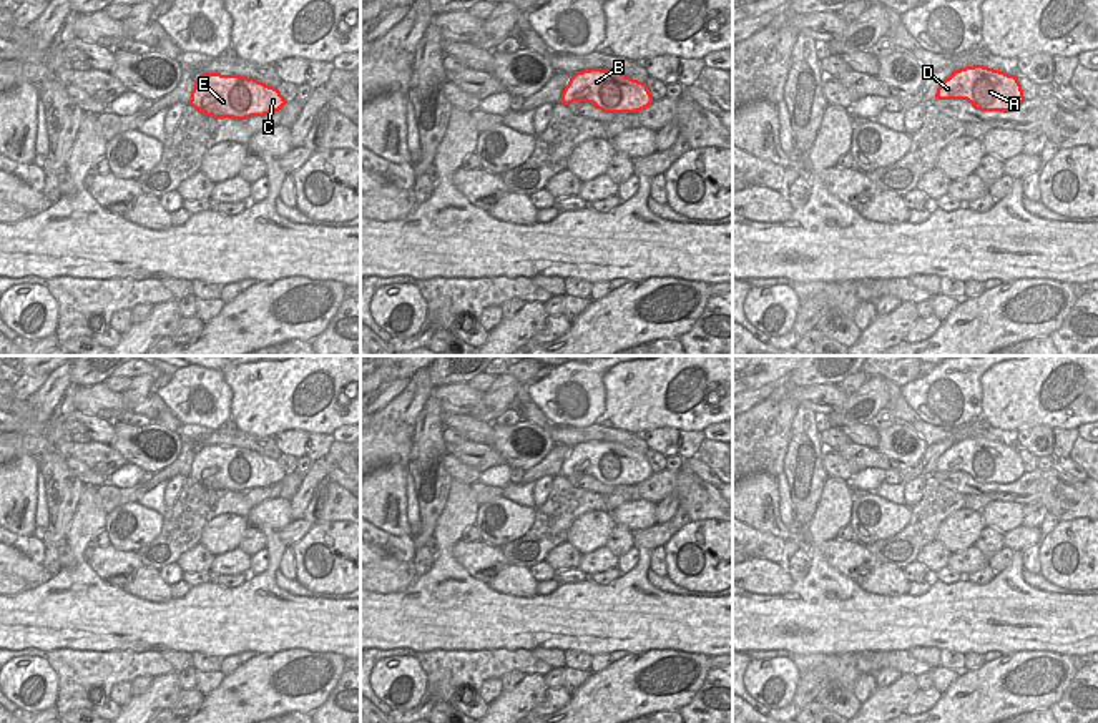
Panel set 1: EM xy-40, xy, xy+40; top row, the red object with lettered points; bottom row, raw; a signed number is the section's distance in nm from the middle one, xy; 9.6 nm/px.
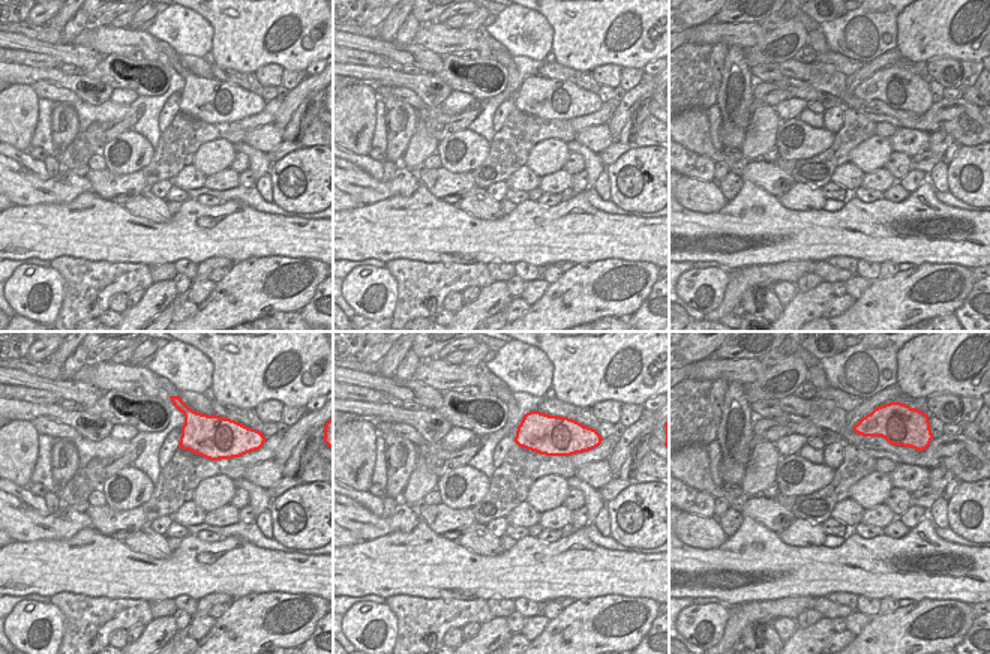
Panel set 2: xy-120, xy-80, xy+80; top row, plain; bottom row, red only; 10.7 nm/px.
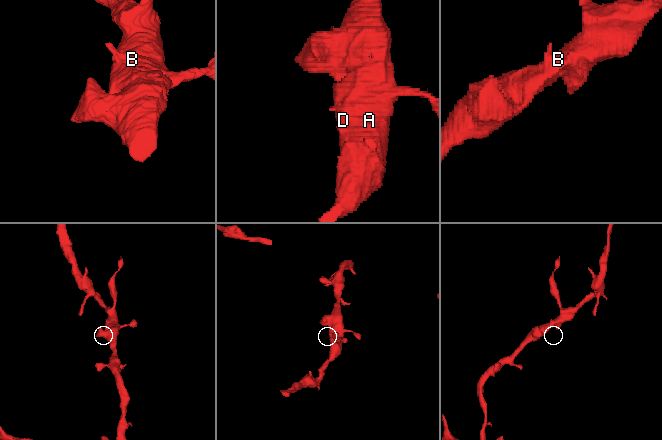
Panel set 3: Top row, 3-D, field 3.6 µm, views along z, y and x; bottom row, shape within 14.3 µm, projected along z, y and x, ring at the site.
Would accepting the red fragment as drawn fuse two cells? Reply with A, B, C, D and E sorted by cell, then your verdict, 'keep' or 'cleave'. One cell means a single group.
groups A B C D E; keep

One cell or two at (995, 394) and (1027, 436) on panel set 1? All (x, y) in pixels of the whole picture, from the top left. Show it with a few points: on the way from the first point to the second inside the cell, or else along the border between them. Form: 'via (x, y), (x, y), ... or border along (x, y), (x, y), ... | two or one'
border along (1052, 427), (1025, 426), (1017, 432) | two

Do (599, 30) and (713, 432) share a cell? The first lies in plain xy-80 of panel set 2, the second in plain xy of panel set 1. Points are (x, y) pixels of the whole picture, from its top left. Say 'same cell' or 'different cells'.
different cells

